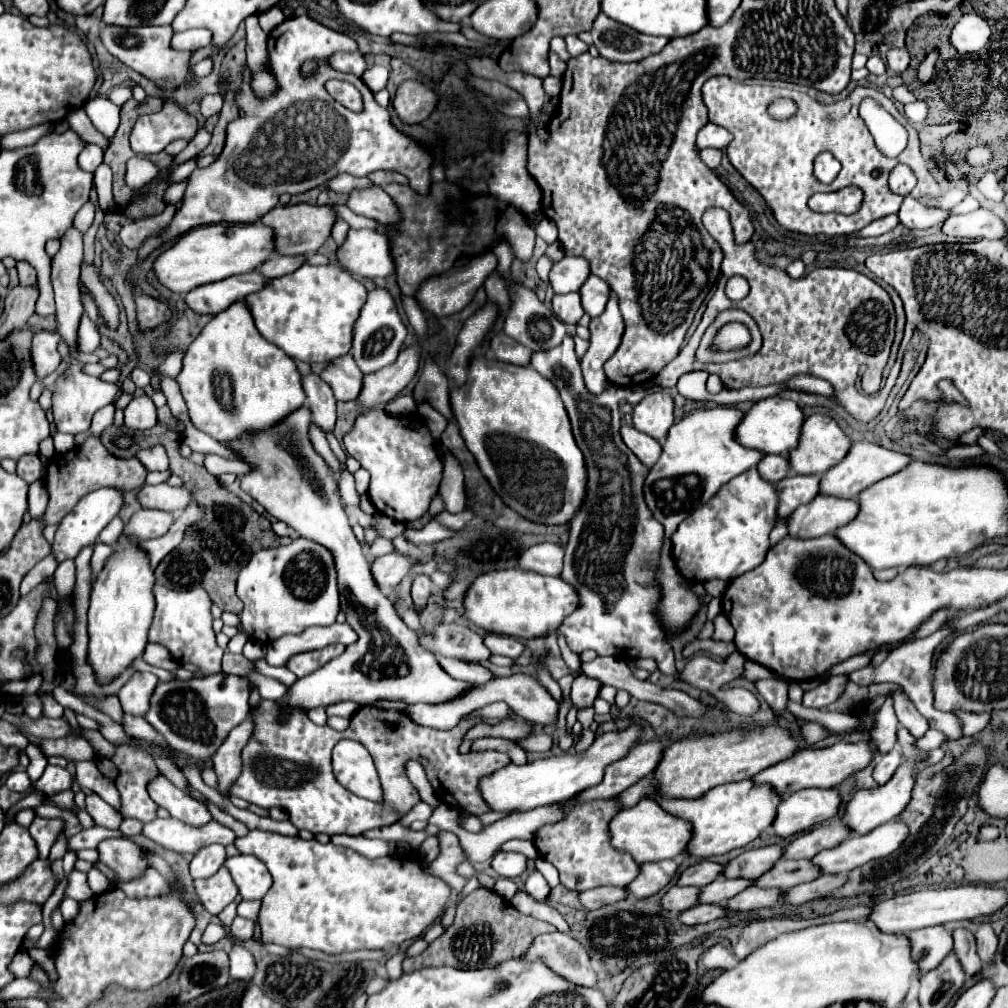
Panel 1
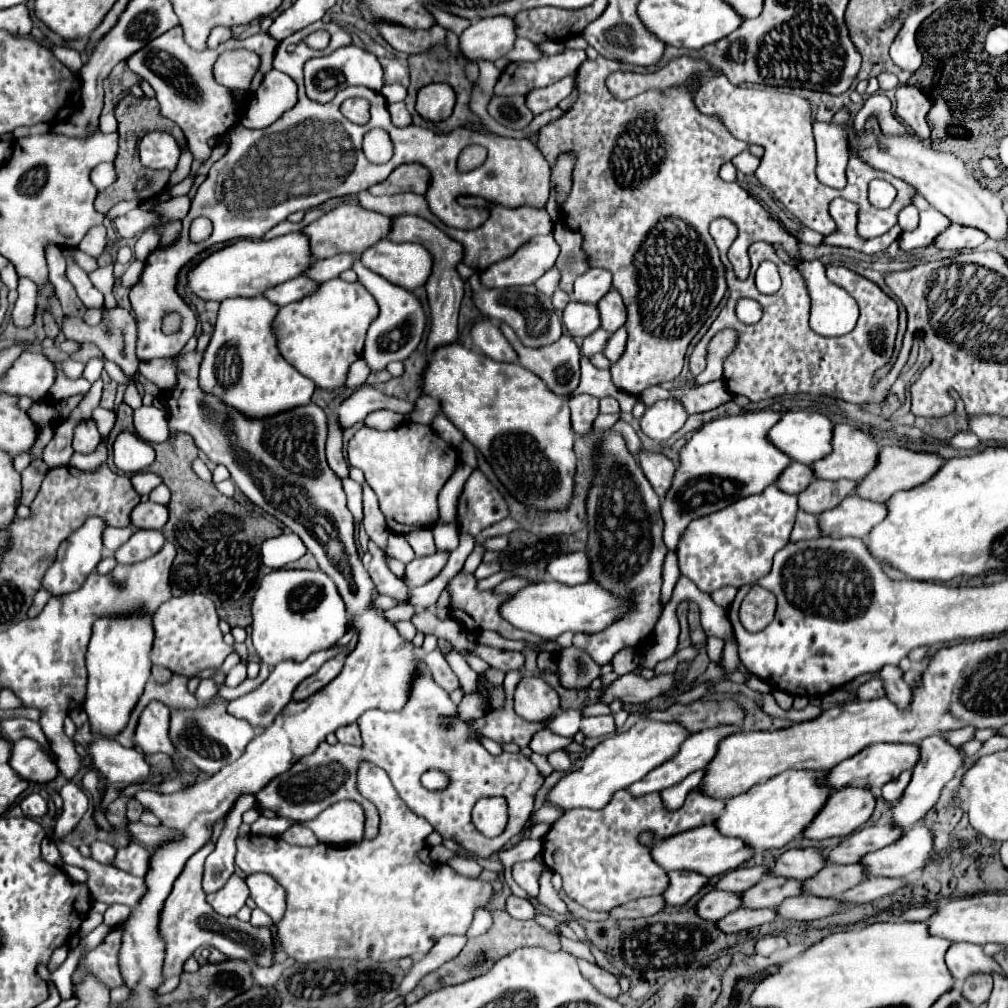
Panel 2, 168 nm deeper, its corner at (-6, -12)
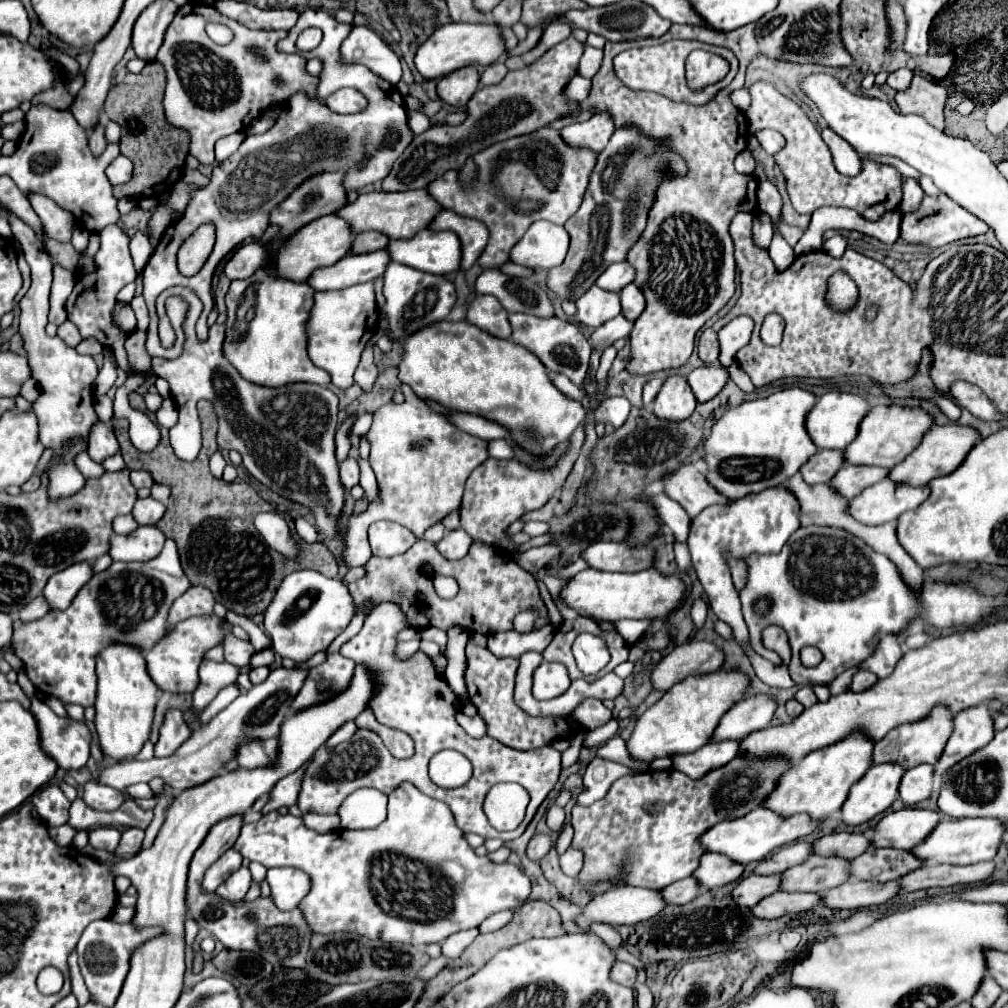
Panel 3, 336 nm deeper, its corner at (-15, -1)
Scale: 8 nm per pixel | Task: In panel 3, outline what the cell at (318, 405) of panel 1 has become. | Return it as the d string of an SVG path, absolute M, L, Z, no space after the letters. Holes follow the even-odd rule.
M345 459L339 465L339 471L341 471L341 483L347 491L359 483L359 467L355 459Z

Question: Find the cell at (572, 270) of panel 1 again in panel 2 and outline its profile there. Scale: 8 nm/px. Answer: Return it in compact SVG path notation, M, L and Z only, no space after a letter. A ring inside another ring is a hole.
M590 268L574 282L572 300L596 304L612 288L612 274L602 268Z

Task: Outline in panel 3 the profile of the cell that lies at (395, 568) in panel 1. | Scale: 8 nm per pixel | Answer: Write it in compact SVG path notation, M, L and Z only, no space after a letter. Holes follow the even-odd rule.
M455 529L447 531L447 535L437 543L437 549L445 559L461 559L467 555L471 543L473 539L463 529Z

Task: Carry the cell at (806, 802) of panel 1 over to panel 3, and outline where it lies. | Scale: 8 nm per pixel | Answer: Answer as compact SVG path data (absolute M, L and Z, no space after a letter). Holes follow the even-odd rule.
M897 763L873 765L861 781L857 781L843 805L843 821L859 825L883 813L897 799L899 781L905 769Z

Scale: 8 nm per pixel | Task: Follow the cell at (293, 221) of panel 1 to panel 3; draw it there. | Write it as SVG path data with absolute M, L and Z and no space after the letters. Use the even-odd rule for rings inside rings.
M425 189L417 191L405 191L405 193L363 193L357 197L355 203L347 203L341 211L339 217L343 217L355 233L363 231L381 231L391 239L411 239L411 235L427 229L431 225L431 219L441 211L439 203L427 195Z

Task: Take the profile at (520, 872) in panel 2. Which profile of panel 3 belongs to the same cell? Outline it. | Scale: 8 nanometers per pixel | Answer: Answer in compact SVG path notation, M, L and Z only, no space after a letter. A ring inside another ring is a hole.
M537 833L531 837L529 847L527 847L527 857L533 861L539 861L541 857L545 857L549 853L549 849L553 847L553 839L547 833Z

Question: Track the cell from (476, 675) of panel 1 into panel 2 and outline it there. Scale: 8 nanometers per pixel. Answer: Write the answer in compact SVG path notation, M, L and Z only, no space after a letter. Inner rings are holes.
M438 650L426 654L424 662L426 662L434 682L438 682L438 686L442 686L446 692L454 692L454 690L460 688L458 676L452 672L452 668L448 666L448 662L444 660L444 656Z

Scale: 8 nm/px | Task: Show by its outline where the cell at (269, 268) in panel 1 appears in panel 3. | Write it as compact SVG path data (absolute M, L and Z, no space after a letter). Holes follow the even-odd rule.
M365 231L365 233L359 233L353 241L353 253L371 253L371 251L377 251L377 249L383 249L387 247L391 239L379 231Z

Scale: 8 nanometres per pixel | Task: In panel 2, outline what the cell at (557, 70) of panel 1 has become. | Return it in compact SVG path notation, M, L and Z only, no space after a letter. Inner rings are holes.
M518 38L514 48L506 54L506 58L510 62L536 61L544 56L535 44L532 44L530 40L524 40L524 38Z

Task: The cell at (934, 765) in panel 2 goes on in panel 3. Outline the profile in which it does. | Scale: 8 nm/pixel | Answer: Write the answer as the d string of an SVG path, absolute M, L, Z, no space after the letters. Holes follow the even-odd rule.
M987 705L959 711L959 715L955 715L953 735L947 741L947 747L935 765L937 767L935 773L941 775L949 767L953 767L959 759L965 759L967 755L979 751L993 739L993 735L995 727L993 727L991 709Z

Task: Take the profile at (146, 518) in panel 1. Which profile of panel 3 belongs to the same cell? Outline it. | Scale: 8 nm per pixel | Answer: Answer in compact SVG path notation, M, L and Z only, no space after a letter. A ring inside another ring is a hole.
M145 525L129 535L113 535L109 555L113 561L149 561L159 555L163 543L163 533L155 525Z

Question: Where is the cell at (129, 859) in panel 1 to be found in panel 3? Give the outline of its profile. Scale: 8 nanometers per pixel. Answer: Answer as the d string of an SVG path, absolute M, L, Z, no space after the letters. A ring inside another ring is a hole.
M103 825L103 827L93 827L89 831L89 845L93 849L105 849L105 851L115 851L117 843L121 839L121 833L115 827Z

